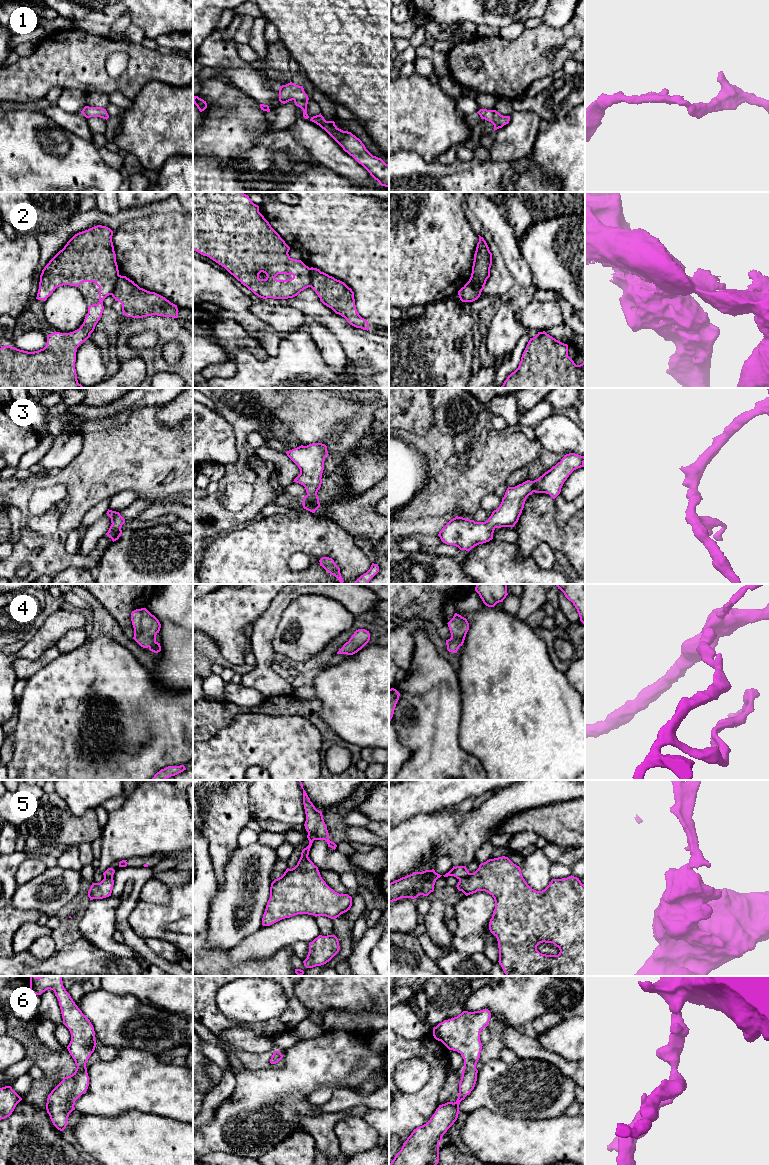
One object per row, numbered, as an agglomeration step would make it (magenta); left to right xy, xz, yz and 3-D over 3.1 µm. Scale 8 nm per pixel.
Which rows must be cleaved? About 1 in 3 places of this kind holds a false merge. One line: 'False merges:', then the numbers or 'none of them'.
False merges: 2, 5

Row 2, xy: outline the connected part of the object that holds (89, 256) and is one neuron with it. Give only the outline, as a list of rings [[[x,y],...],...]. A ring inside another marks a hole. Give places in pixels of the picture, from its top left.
[[[102,225],[79,232],[44,267],[36,299],[46,301],[57,287],[63,285],[78,287],[83,282],[94,282],[99,287],[99,302],[88,306],[88,313],[79,329],[49,334],[43,349],[28,352],[8,345],[1,347],[0,388],[83,388],[78,383],[75,369],[77,348],[94,331],[104,310],[103,300],[112,294],[120,276],[112,236],[113,231]]]

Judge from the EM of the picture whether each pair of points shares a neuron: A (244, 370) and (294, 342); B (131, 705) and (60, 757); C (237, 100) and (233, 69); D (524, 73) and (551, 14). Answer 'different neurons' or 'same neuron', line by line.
A: same neuron
B: same neuron
C: different neurons
D: different neurons

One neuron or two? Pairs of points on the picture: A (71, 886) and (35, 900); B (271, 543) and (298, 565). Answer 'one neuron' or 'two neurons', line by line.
A: one neuron
B: two neurons

